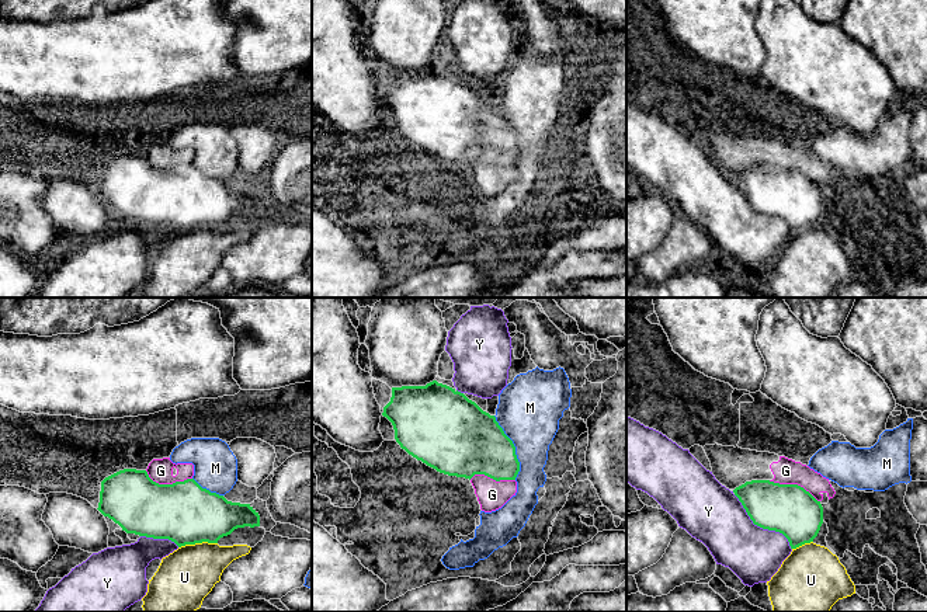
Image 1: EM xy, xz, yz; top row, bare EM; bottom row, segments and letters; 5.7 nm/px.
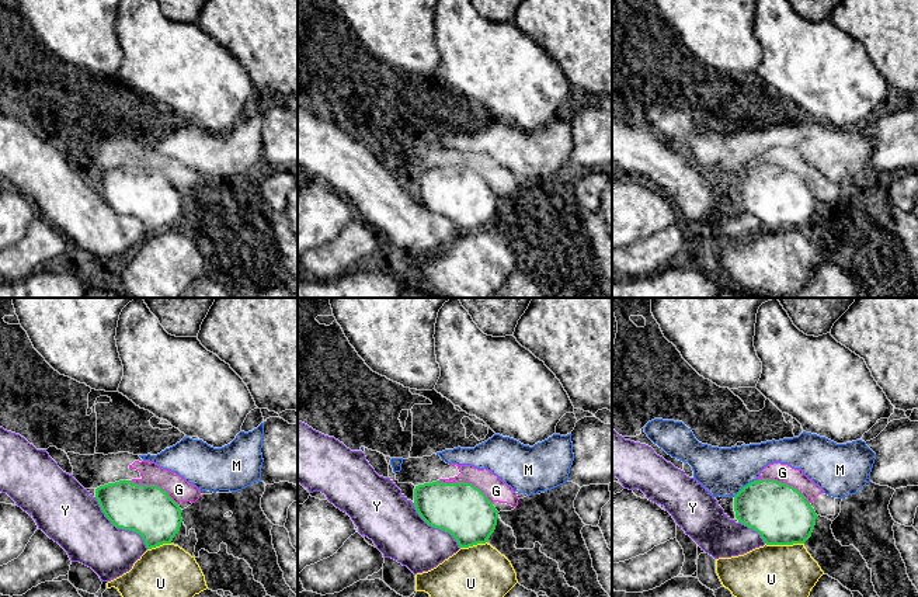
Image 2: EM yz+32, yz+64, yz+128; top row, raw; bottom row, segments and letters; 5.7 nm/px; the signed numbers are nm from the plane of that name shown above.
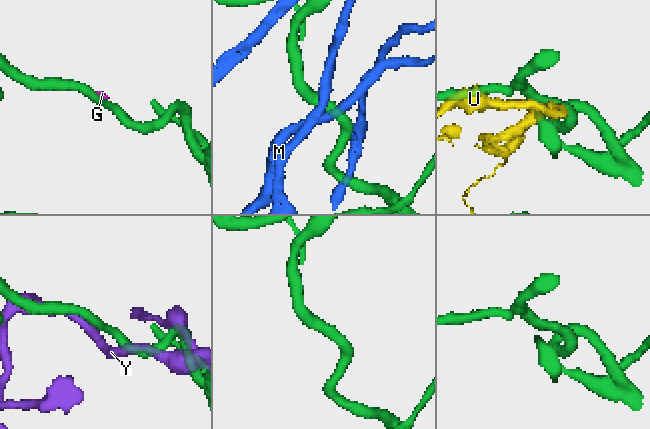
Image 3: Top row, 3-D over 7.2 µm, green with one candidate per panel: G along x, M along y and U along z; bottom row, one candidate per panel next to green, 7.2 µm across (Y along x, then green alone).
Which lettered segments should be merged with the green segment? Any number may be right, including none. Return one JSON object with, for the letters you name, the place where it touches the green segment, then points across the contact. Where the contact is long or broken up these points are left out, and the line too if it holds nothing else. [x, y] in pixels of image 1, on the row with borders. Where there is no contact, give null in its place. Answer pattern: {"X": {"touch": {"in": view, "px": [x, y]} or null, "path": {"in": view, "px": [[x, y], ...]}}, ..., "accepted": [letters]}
{"accepted": []}

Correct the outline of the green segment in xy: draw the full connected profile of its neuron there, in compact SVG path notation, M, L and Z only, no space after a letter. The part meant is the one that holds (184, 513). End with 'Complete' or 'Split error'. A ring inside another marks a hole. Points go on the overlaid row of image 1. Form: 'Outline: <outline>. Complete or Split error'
Outline: M124 469L101 481L97 508L126 533L169 539L178 547L195 543L218 543L237 528L260 526L260 515L250 504L228 501L223 495L202 488L194 479L159 484L146 470Z. Complete

